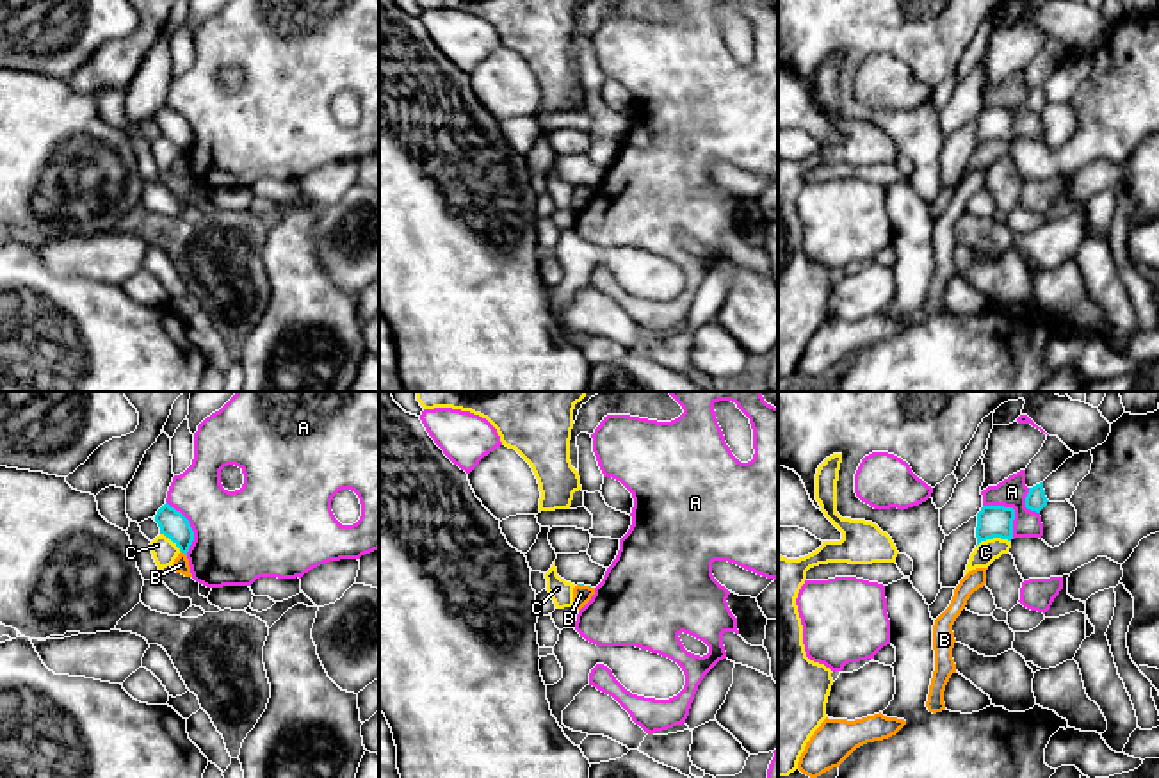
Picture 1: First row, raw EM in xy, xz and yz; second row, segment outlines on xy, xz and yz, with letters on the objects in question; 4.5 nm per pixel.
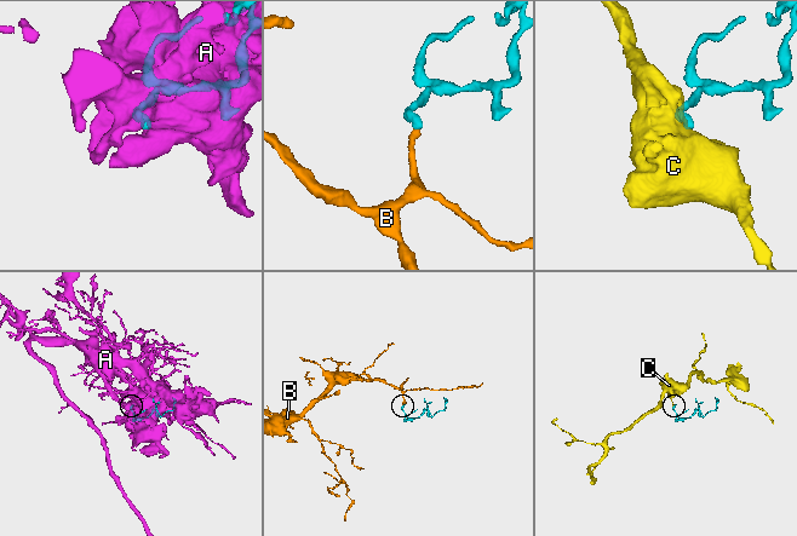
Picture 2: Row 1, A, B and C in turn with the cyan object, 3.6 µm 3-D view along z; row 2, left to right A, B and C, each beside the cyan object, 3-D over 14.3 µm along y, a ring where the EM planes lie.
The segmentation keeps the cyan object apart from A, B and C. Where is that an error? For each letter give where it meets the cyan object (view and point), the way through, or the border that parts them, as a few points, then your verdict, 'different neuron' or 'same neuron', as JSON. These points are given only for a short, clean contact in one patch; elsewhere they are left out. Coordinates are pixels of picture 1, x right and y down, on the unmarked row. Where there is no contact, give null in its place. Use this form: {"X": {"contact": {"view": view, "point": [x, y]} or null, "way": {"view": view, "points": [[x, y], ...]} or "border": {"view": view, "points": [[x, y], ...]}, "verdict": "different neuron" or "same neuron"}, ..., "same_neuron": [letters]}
{"A": {"contact": {"view": "yz", "point": [1013, 111]}, "verdict": "different neuron"}, "B": {"contact": {"view": "xy", "point": [184, 153]}, "border": {"view": "xy", "points": [[180, 152], [186, 157]]}, "verdict": "different neuron"}, "C": {"contact": {"view": "yz", "point": [992, 139]}, "border": {"view": "yz", "points": [[1010, 141], [987, 139], [976, 148]]}, "verdict": "different neuron"}, "same_neuron": []}

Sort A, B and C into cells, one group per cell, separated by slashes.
A / B / C

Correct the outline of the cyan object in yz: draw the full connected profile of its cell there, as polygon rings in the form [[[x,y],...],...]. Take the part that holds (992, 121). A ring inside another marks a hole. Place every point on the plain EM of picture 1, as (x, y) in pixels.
[[[983,107],[977,114],[977,146],[986,141],[1013,141],[1015,110],[1004,107]]]

